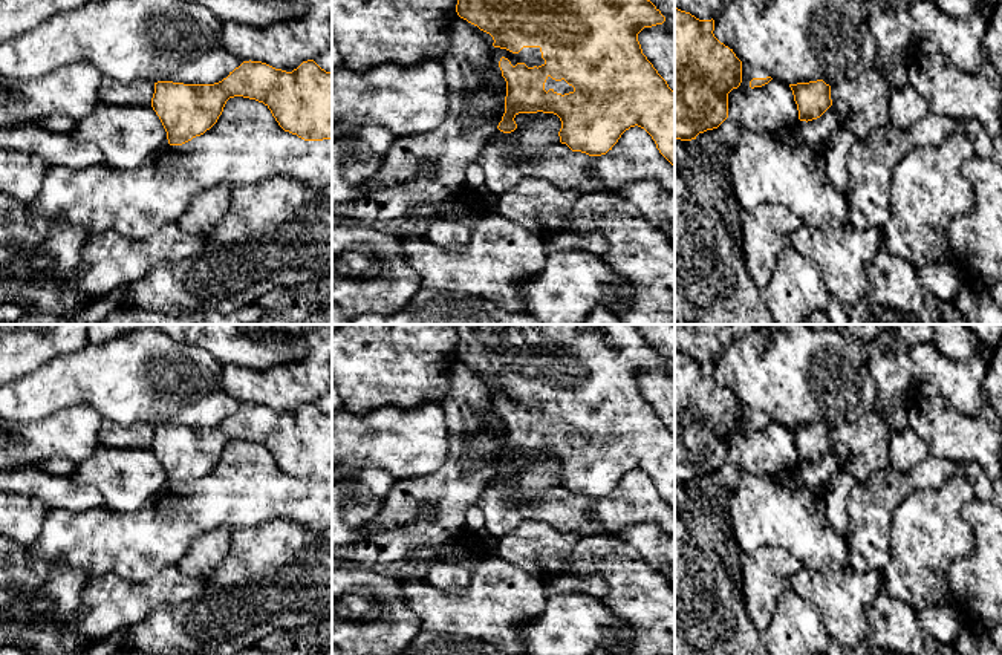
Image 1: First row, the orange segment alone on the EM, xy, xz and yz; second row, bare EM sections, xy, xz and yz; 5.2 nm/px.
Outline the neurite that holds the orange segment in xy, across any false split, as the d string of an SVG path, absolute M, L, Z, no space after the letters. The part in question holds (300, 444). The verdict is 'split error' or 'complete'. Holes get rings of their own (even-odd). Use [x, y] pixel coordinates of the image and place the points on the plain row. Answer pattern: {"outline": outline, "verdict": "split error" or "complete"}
{"outline": "M249 402L214 427L158 424L151 450L168 487L182 488L210 473L234 439L263 445L285 474L304 484L332 482L332 416L314 402L292 415Z", "verdict": "complete"}

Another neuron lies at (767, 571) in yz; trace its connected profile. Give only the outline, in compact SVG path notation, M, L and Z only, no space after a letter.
M762 546L740 557L745 609L751 623L763 632L771 620L777 597L788 591L788 580L803 569L789 551L780 546Z

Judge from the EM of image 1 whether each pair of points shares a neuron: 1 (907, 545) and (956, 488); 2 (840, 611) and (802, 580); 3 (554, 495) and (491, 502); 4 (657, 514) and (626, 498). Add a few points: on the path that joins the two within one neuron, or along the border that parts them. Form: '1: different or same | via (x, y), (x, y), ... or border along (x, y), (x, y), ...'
1: same | via (921, 531), (946, 502)
2: same | via (831, 602), (817, 588), (811, 586)
3: same | via (539, 505), (533, 511), (507, 511)
4: same | via (649, 507), (634, 501)

